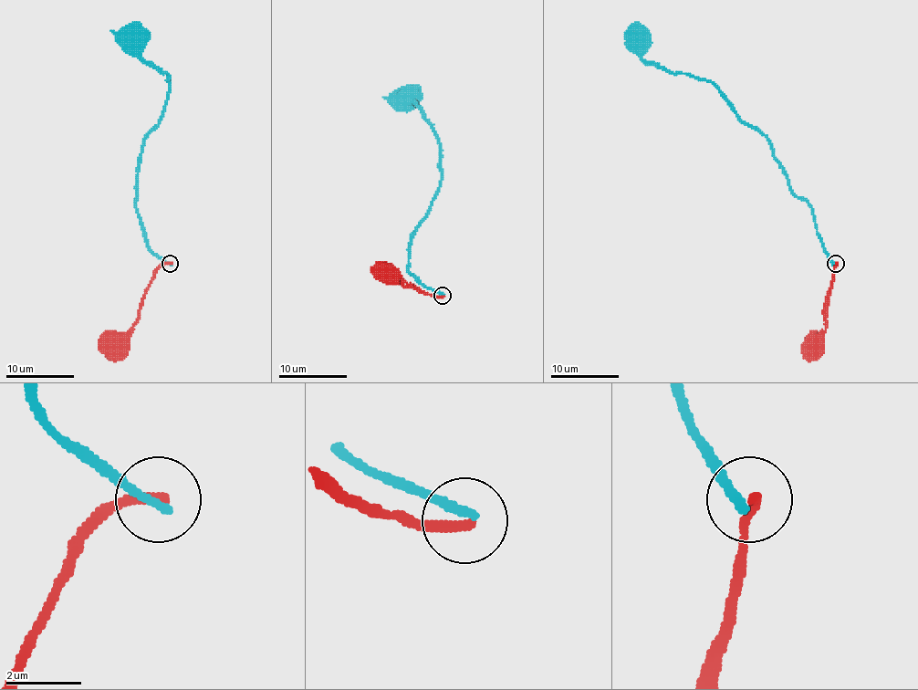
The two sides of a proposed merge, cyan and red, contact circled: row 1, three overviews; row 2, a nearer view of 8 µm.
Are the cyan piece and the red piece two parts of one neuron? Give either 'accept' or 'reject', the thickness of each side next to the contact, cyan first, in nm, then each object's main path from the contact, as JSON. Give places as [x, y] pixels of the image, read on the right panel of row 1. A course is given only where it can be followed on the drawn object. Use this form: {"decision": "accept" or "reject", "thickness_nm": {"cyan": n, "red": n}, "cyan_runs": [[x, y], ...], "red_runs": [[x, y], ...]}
{"decision": "reject", "thickness_nm": {"cyan": 240, "red": 280}, "cyan_runs": [[834, 264], [809, 205], [791, 190], [768, 141], [748, 127], [710, 82], [649, 65], [641, 57], [641, 36]], "red_runs": [[836, 264], [827, 299], [825, 329], [813, 346]]}

